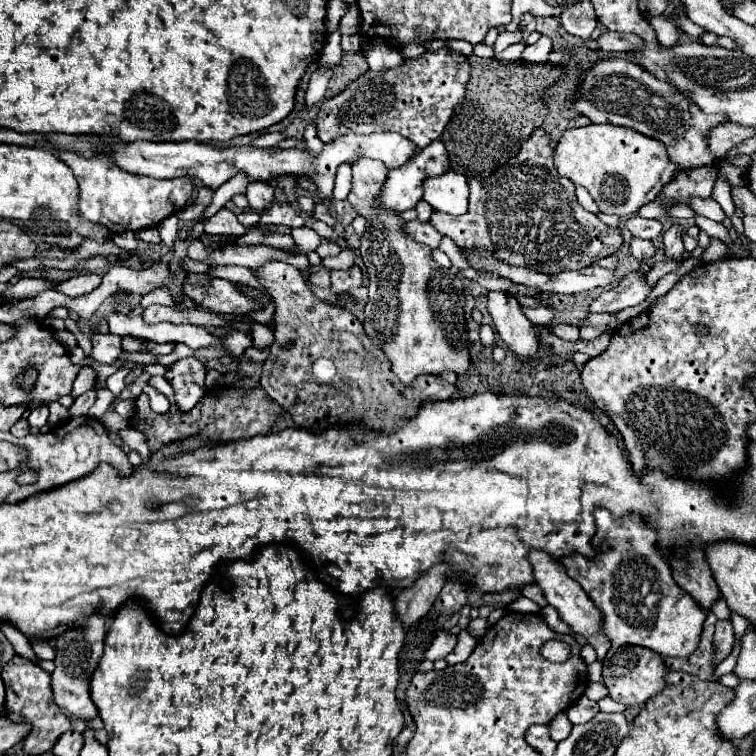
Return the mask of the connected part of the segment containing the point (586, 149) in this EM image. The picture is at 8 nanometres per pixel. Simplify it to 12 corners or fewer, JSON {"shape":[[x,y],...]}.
{"shape":[[565,130],[555,168],[601,212],[633,216],[679,170],[659,140]]}

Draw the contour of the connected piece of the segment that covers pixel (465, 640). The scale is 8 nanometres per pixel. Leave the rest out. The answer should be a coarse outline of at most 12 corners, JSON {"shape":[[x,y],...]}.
{"shape":[[461,630],[453,652],[445,660],[453,666],[465,662],[477,640]]}

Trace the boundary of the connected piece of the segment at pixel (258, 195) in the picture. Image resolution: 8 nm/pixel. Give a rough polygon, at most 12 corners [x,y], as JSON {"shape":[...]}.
{"shape":[[251,182],[247,200],[253,210],[265,210],[273,202],[275,188],[267,182]]}

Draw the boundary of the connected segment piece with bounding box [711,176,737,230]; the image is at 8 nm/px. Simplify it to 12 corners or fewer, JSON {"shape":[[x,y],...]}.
{"shape":[[717,178],[711,194],[727,214],[723,226],[733,228],[737,206],[731,200],[731,184]]}

